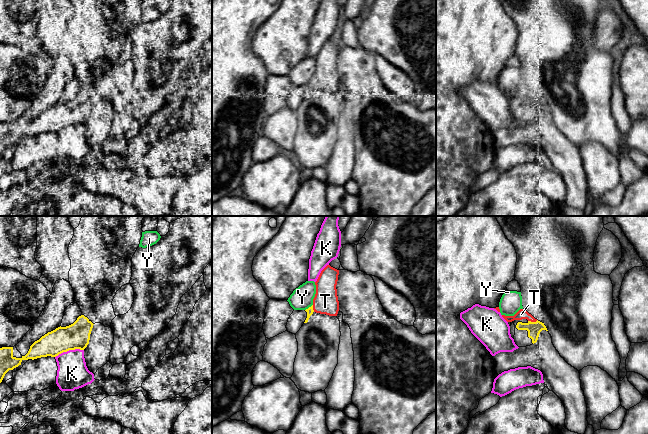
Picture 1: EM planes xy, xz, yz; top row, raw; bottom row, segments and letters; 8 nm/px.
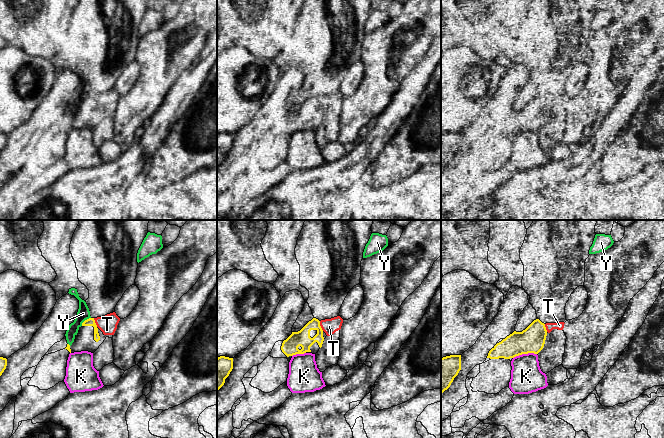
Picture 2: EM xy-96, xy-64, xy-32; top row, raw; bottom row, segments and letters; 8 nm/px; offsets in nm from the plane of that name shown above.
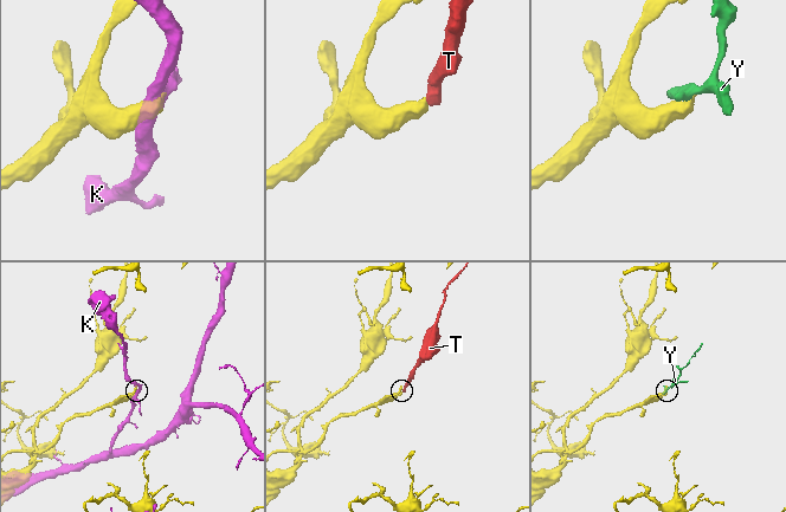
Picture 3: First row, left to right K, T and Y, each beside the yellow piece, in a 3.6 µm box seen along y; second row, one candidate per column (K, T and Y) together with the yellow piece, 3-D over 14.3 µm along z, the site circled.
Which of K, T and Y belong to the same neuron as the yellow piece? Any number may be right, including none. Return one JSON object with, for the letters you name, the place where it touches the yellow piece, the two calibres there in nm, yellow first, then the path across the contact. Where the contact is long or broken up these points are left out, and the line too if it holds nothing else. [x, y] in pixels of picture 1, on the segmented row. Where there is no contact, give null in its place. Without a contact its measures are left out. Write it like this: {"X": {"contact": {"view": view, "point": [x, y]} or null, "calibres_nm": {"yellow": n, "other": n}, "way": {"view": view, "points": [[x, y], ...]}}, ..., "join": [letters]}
{"T": {"contact": {"view": "yz", "point": [532, 322]}, "calibres_nm": {"yellow": 110, "other": 80}}, "join": ["T"]}

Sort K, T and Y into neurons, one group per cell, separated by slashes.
K / T / Y

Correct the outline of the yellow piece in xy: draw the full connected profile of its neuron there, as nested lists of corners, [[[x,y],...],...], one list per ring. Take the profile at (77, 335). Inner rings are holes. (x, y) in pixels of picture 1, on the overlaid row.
[[[84,315],[66,327],[58,327],[35,341],[25,356],[13,356],[13,347],[0,348],[0,383],[9,370],[21,365],[23,360],[56,357],[69,350],[84,350],[89,344],[93,323]]]

